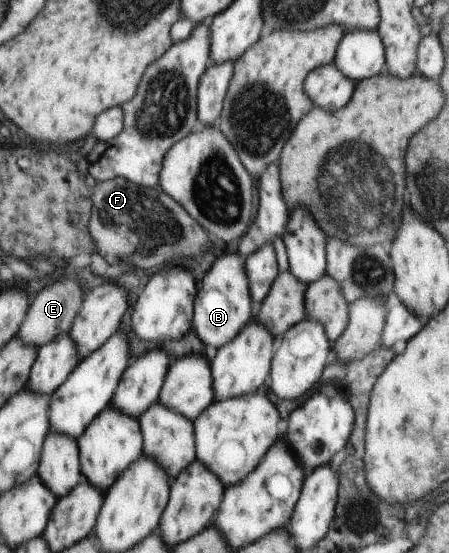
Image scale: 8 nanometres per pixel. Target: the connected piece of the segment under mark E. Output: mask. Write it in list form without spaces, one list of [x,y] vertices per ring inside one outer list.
[[[65,280],[60,282],[53,282],[53,284],[44,287],[42,290],[34,294],[31,308],[27,313],[25,322],[19,329],[19,336],[23,340],[23,344],[31,344],[37,346],[39,349],[49,342],[53,342],[57,336],[67,334],[73,328],[75,319],[79,316],[82,309],[83,301],[85,300],[86,293],[79,282],[75,280]]]

